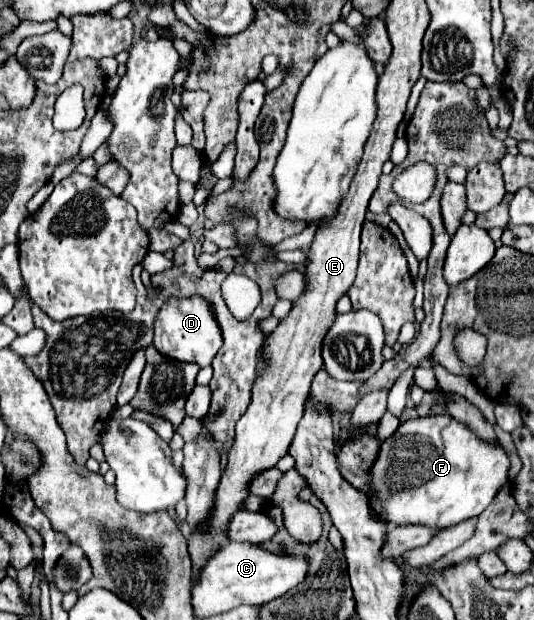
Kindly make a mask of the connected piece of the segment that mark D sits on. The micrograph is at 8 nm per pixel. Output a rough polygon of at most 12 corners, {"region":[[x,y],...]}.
{"region":[[171,298],[153,346],[205,368],[221,344],[211,306]]}

